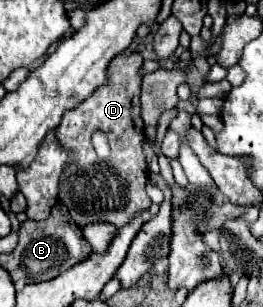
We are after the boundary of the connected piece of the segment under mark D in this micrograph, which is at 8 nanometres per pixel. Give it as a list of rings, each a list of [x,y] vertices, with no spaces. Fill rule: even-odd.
[[[133,52],[129,56],[117,56],[111,60],[107,68],[107,84],[99,86],[89,98],[77,104],[73,110],[67,110],[57,126],[57,138],[65,148],[75,152],[75,164],[67,166],[61,174],[59,184],[59,202],[63,202],[69,210],[71,220],[77,226],[85,226],[89,222],[111,222],[113,226],[123,226],[135,210],[143,210],[151,206],[149,196],[145,194],[145,182],[149,176],[145,154],[141,150],[143,120],[139,114],[139,90],[141,78],[139,68],[143,64],[141,54]],[[101,128],[109,136],[111,144],[111,160],[103,162],[95,156],[91,134]]]

